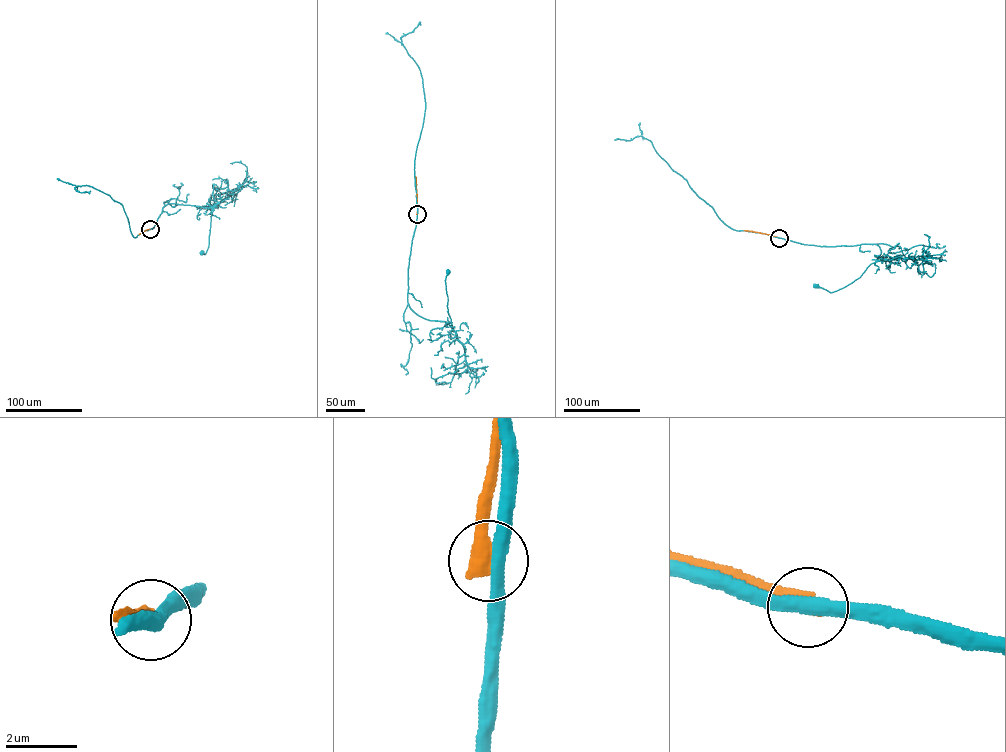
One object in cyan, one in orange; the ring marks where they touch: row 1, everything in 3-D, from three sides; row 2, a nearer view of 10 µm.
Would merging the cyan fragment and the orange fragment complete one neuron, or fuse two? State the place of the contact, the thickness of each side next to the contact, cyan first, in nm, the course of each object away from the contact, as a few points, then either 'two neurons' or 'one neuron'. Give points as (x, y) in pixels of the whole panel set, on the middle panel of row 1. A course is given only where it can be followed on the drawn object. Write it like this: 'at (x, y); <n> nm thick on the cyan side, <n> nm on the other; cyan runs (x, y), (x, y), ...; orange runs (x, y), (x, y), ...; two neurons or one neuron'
at (417, 214); 380 nm thick on the cyan side, 550 nm on the other; cyan runs (417, 214), (408, 266), (408, 304), (424, 318), (446, 322), (452, 327), (447, 306), (445, 283), (448, 271); orange runs (417, 214), (415, 176); two neurons

